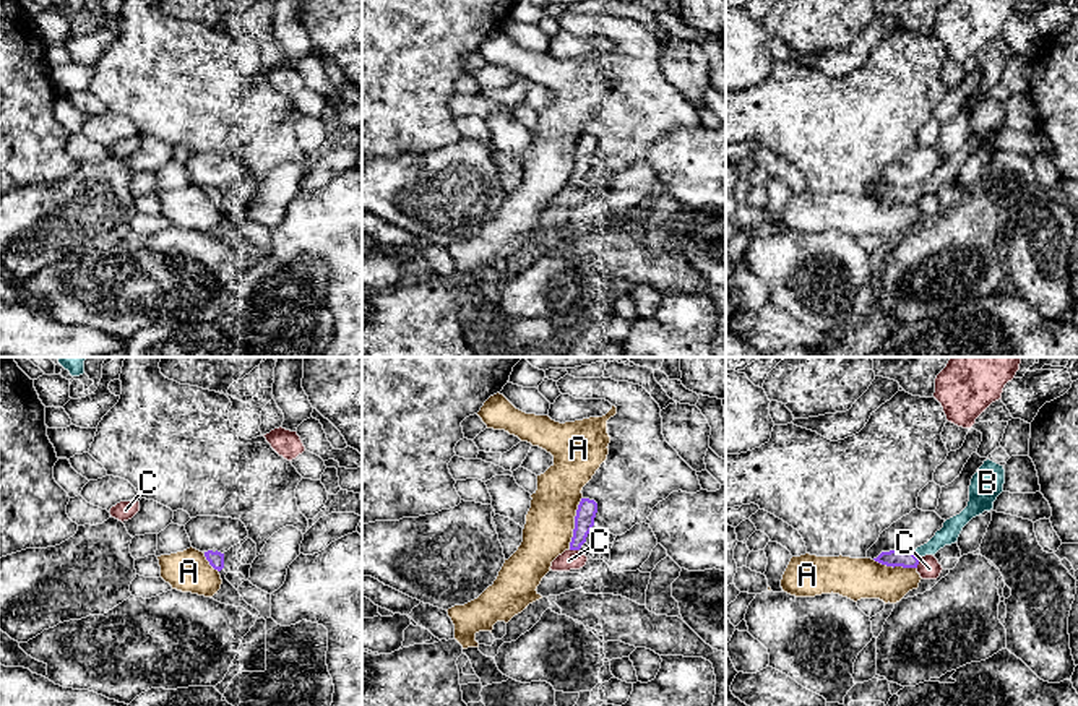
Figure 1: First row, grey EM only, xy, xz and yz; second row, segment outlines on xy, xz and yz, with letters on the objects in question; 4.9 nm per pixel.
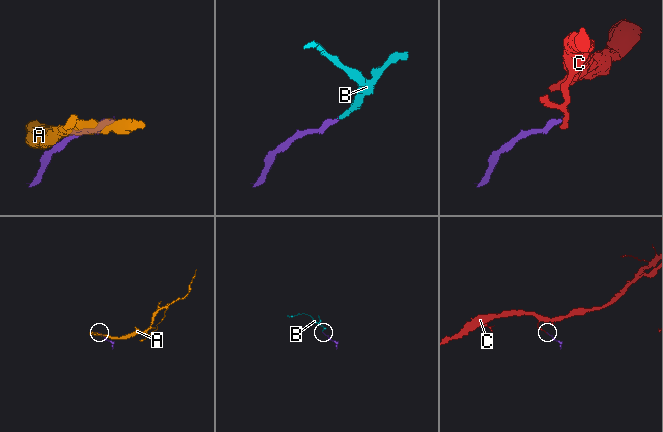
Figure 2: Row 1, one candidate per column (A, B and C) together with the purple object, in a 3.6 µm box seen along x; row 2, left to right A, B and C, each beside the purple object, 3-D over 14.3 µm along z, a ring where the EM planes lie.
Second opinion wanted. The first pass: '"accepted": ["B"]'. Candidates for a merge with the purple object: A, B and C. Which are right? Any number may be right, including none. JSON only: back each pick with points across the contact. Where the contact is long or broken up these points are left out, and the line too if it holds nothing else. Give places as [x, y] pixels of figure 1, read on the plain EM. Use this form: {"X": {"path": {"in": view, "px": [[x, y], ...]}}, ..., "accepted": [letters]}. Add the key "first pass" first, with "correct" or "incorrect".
{"first pass": "correct", "B": {"path": {"in": "yz", "px": [[893, 195], [914, 192], [948, 171]]}}, "accepted": ["B"]}

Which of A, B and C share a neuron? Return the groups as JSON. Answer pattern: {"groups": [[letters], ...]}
{"groups": [["A"], ["B"], ["C"]]}

